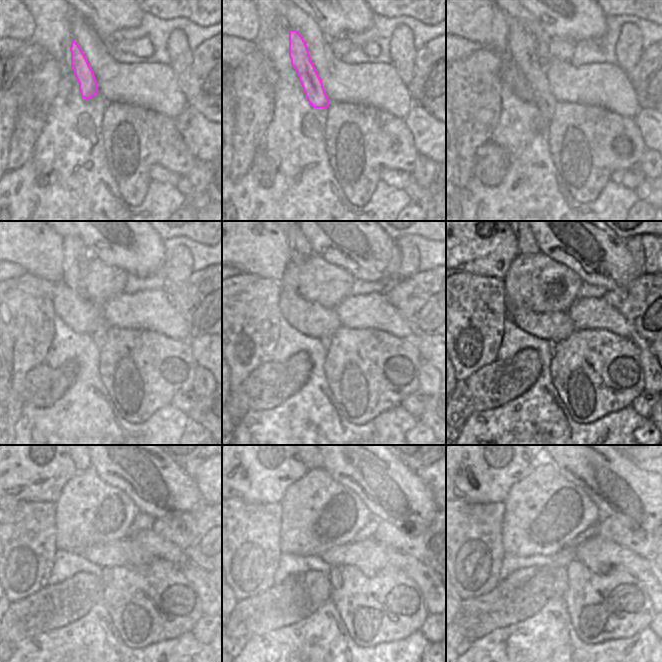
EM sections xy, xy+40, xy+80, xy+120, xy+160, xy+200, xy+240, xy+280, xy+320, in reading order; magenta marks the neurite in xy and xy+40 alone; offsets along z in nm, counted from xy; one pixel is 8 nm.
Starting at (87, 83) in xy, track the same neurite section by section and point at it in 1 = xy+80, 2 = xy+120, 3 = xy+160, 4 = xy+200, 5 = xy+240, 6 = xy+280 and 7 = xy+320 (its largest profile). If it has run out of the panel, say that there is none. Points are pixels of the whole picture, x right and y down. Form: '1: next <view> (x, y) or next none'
1: next xy+80 (522, 45)
2: next xy+120 (76, 257)
3: next xy+160 (300, 250)
4: next xy+200 (526, 244)
5: next xy+240 (81, 465)
6: next xy+280 (310, 465)
7: next xy+320 (560, 584)

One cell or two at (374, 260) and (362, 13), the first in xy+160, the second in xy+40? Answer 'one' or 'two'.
one

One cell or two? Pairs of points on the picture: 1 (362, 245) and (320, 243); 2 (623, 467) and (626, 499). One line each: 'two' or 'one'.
1: one
2: one

